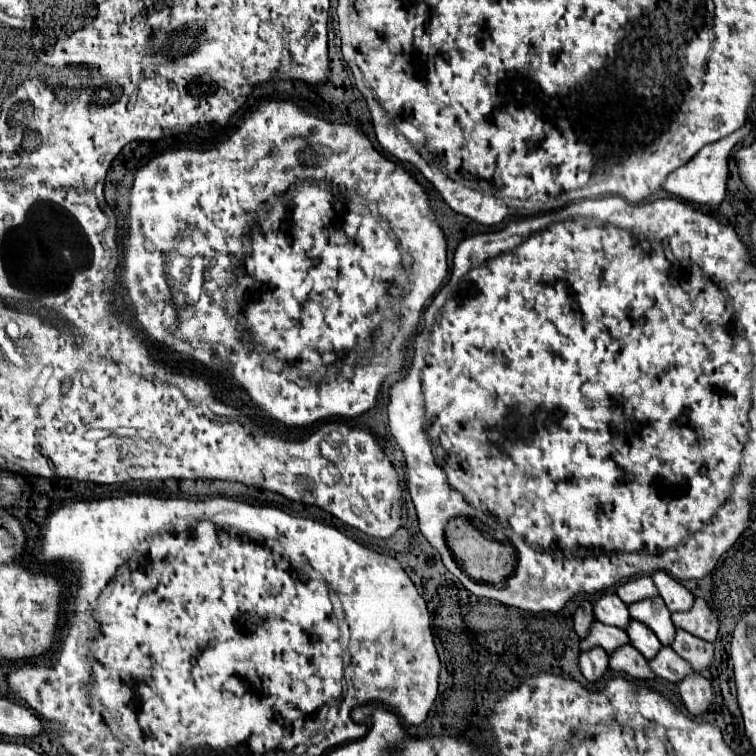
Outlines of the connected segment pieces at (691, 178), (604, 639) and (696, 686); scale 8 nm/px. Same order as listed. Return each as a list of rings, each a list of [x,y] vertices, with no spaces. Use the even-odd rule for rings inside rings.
[[[746,121],[746,125],[744,125],[742,129],[738,129],[736,133],[724,137],[722,141],[716,141],[716,143],[706,145],[704,149],[698,151],[698,155],[696,155],[690,163],[686,163],[686,165],[678,167],[676,171],[672,171],[672,173],[666,177],[662,189],[664,189],[666,193],[670,193],[670,195],[674,195],[674,197],[680,197],[682,201],[688,201],[688,203],[694,203],[694,205],[720,207],[720,203],[722,203],[724,197],[726,197],[726,181],[728,181],[728,161],[730,161],[730,153],[732,153],[732,149],[736,147],[738,141],[742,141],[746,135],[750,135],[750,131],[752,131],[752,123]]]
[[[594,621],[588,635],[580,639],[580,649],[592,649],[594,645],[598,645],[608,653],[612,653],[614,649],[618,649],[618,645],[626,645],[628,641],[630,639],[624,629],[616,629],[610,625],[602,625],[600,621]]]
[[[694,671],[694,673],[686,675],[678,683],[678,689],[680,689],[680,697],[682,697],[682,701],[684,701],[684,705],[688,707],[690,713],[700,715],[700,713],[704,713],[710,707],[712,685],[702,673]]]

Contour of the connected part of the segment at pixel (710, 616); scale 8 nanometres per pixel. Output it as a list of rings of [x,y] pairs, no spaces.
[[[696,597],[694,605],[688,611],[674,613],[672,621],[676,627],[680,627],[704,641],[714,641],[718,635],[718,629],[720,629],[720,621],[718,621],[716,613],[702,597]]]

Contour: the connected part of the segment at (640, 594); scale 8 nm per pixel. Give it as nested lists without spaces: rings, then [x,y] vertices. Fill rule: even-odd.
[[[642,575],[642,577],[634,577],[634,579],[628,579],[626,583],[622,583],[616,589],[616,595],[624,603],[634,603],[634,601],[640,601],[646,597],[654,597],[654,595],[658,595],[658,591],[654,589],[650,575]]]

